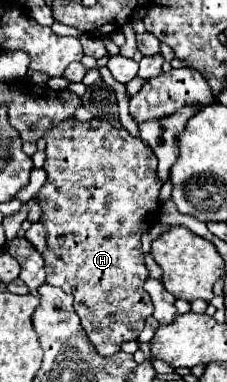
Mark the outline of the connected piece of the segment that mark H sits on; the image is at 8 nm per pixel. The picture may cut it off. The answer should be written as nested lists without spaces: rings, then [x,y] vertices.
[[[75,118],[63,120],[43,138],[47,142],[47,160],[43,166],[47,180],[37,194],[37,202],[41,206],[39,222],[47,230],[47,250],[43,252],[47,284],[73,294],[73,306],[89,342],[95,346],[97,354],[113,356],[121,350],[123,342],[139,338],[145,320],[153,314],[151,296],[143,288],[149,270],[143,262],[141,234],[155,224],[161,210],[159,190],[163,182],[159,182],[155,174],[157,158],[149,146],[133,138],[125,128],[117,130],[99,118],[89,122]]]

